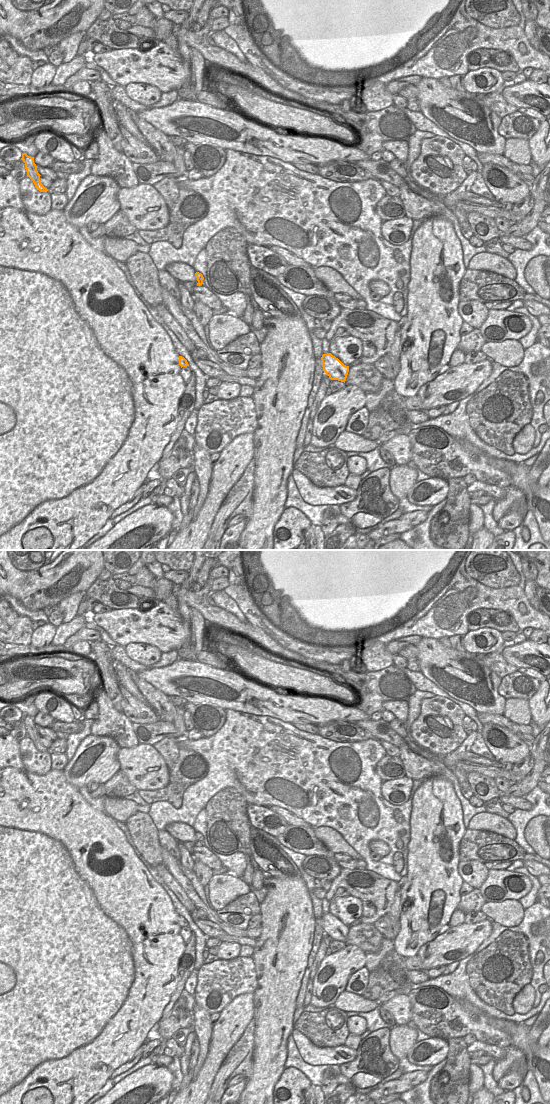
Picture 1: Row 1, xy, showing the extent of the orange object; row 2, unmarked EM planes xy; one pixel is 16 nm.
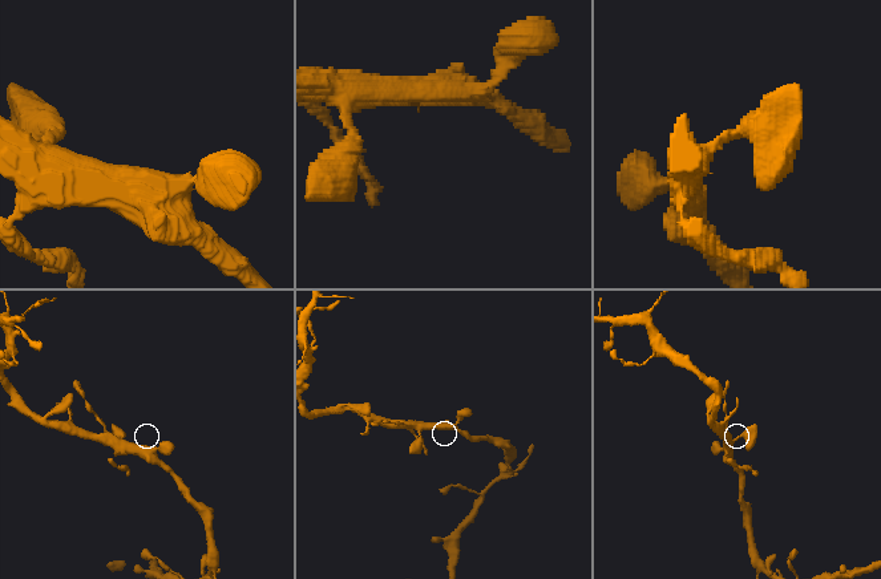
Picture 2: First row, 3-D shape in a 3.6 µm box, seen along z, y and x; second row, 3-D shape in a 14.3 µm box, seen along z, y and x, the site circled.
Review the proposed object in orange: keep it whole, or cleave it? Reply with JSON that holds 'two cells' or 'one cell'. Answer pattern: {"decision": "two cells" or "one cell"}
{"decision": "one cell"}

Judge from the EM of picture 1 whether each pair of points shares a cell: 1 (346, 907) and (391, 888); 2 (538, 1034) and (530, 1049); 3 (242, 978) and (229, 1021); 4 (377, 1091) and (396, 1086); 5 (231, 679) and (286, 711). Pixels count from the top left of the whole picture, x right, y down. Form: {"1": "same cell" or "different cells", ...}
{"1": "different cells", "2": "different cells", "3": "different cells", "4": "same cell", "5": "same cell"}

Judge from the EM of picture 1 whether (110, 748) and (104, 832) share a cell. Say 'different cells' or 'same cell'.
different cells

